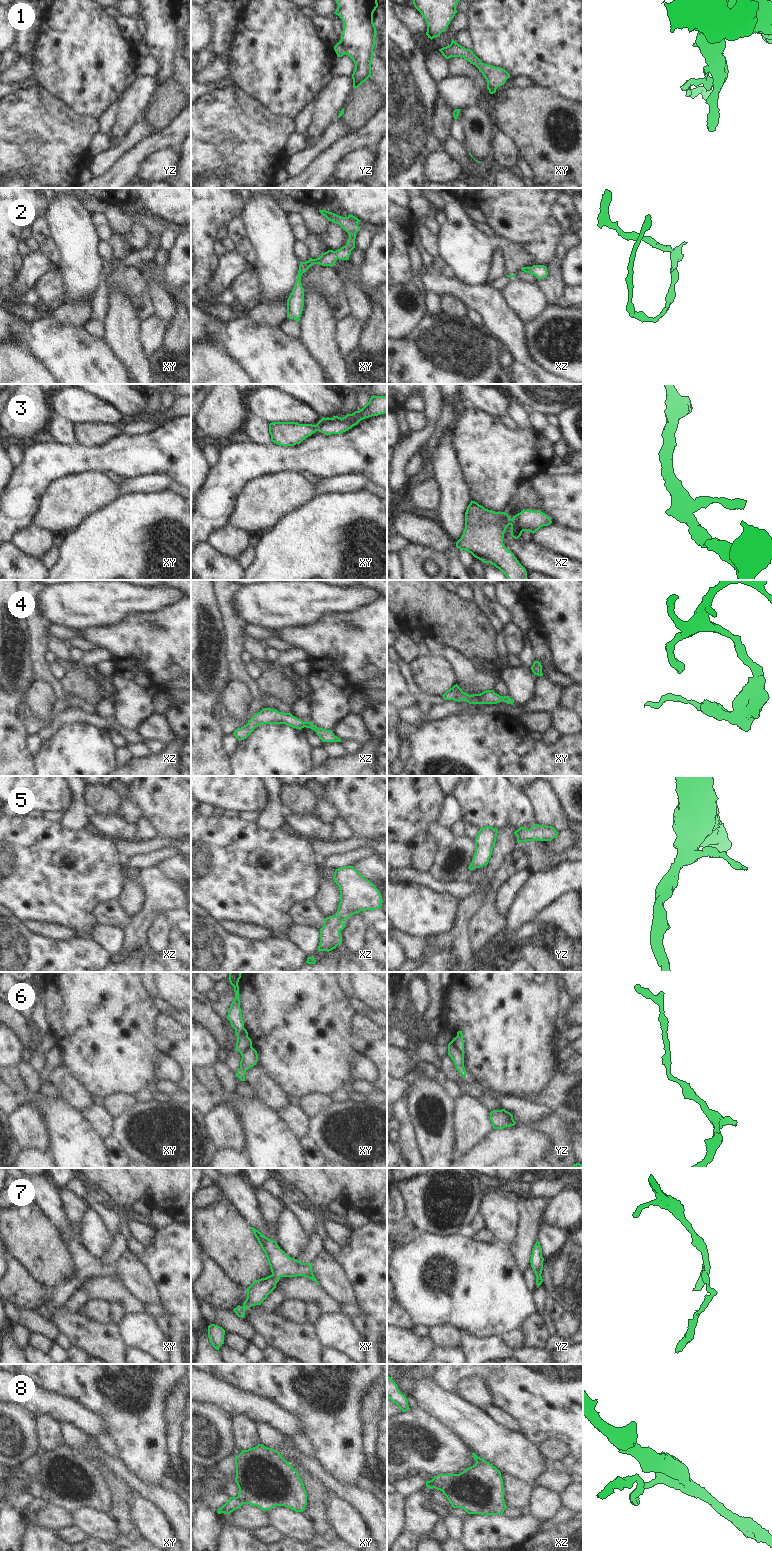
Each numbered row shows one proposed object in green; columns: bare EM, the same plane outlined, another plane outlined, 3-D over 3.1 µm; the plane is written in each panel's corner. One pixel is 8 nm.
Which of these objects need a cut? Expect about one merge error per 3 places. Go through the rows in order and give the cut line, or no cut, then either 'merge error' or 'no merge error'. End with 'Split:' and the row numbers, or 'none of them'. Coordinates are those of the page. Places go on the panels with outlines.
1: yz (339, 42), (344, 47), (346, 53) | merge error
2: no cut | no merge error
3: no cut | no merge error
4: no cut | no merge error
5: no cut | no merge error
6: yz (452, 1040), (463, 1054) | merge error
7: no cut | no merge error
8: xy (236, 1497), (243, 1503) | merge error
Split: 1, 6, 8

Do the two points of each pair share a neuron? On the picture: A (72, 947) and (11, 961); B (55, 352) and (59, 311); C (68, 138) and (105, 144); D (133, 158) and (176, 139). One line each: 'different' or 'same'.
A: same
B: different
C: different
D: same

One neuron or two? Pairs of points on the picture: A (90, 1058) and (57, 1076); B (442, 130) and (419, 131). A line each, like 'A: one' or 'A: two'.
A: two
B: two

